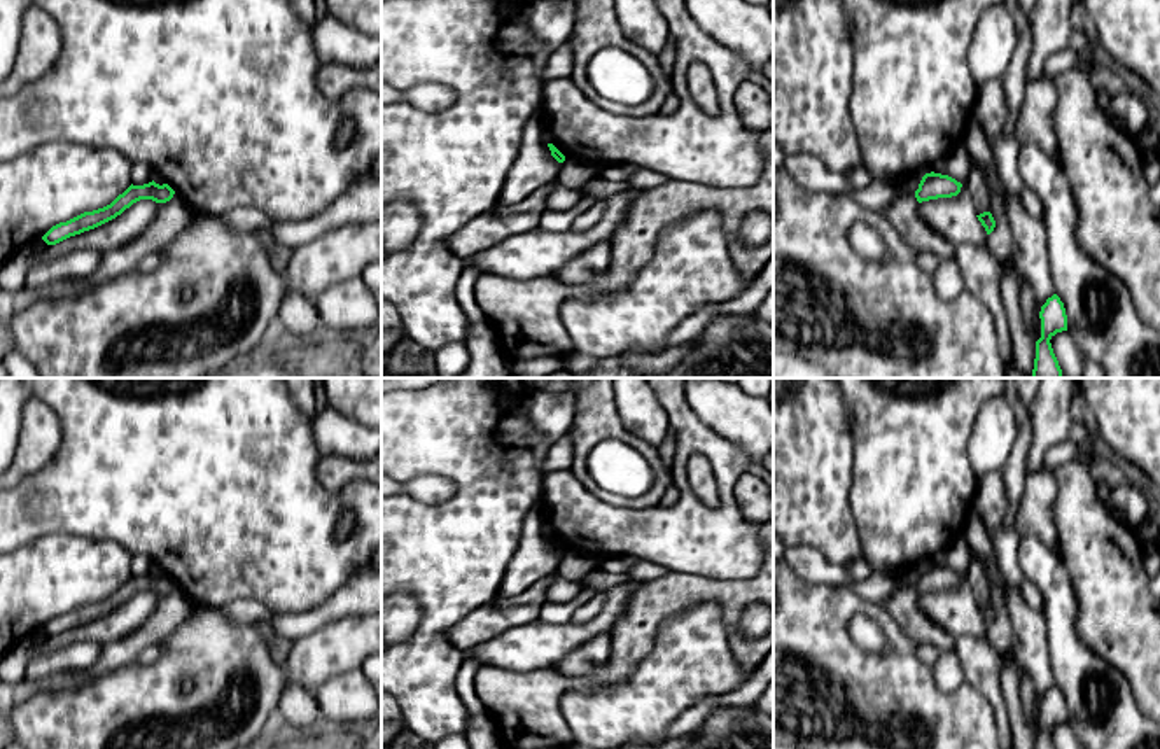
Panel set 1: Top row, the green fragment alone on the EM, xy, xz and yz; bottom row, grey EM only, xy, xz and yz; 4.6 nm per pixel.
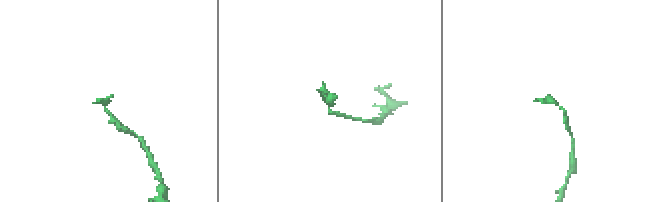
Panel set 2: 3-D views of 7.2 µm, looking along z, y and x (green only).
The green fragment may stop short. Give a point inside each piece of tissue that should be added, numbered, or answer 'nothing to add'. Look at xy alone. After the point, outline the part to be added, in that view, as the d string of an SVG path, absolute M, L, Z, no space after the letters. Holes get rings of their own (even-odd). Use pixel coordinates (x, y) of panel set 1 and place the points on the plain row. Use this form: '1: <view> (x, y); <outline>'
nothing to add

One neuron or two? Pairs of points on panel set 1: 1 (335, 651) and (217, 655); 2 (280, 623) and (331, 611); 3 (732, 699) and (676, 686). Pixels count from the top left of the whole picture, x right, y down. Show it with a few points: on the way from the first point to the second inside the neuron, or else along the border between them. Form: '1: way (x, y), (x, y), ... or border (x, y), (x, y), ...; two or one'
1: border (282, 665), (289, 678); two
2: way (293, 623), (307, 623), (319, 616); one
3: border (751, 672), (739, 686), (705, 699); two

